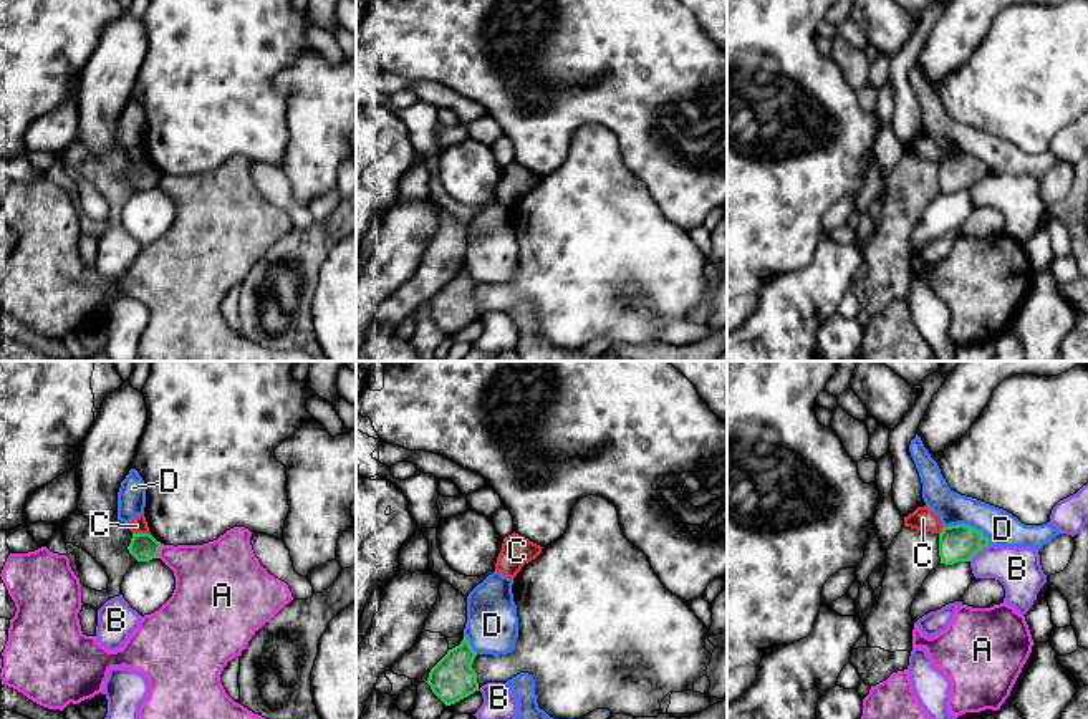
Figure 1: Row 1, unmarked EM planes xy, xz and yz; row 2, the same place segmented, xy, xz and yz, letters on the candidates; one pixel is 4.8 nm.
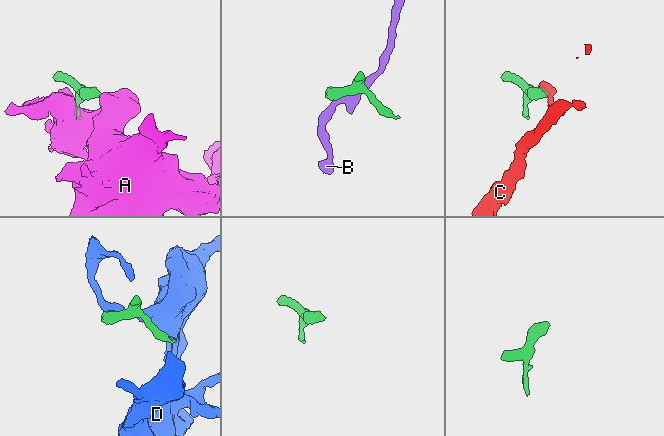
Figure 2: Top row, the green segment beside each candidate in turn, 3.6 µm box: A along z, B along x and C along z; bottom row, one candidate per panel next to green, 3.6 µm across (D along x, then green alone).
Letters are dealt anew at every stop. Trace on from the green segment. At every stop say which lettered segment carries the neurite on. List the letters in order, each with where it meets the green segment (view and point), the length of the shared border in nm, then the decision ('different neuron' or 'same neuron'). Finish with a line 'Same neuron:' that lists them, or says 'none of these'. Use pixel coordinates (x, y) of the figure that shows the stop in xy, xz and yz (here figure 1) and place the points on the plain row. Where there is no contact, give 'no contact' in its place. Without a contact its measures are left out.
A: meets green in xy at (158, 179); contact 80 nm long; different neuron
B: meets green in yz at (977, 181); contact 140 nm long; different neuron
C: meets green in xy at (141, 163); contact 90 nm long; different neuron
D: meets green in yz at (969, 154); contact 240 nm long; different neuron
Same neuron: none of these

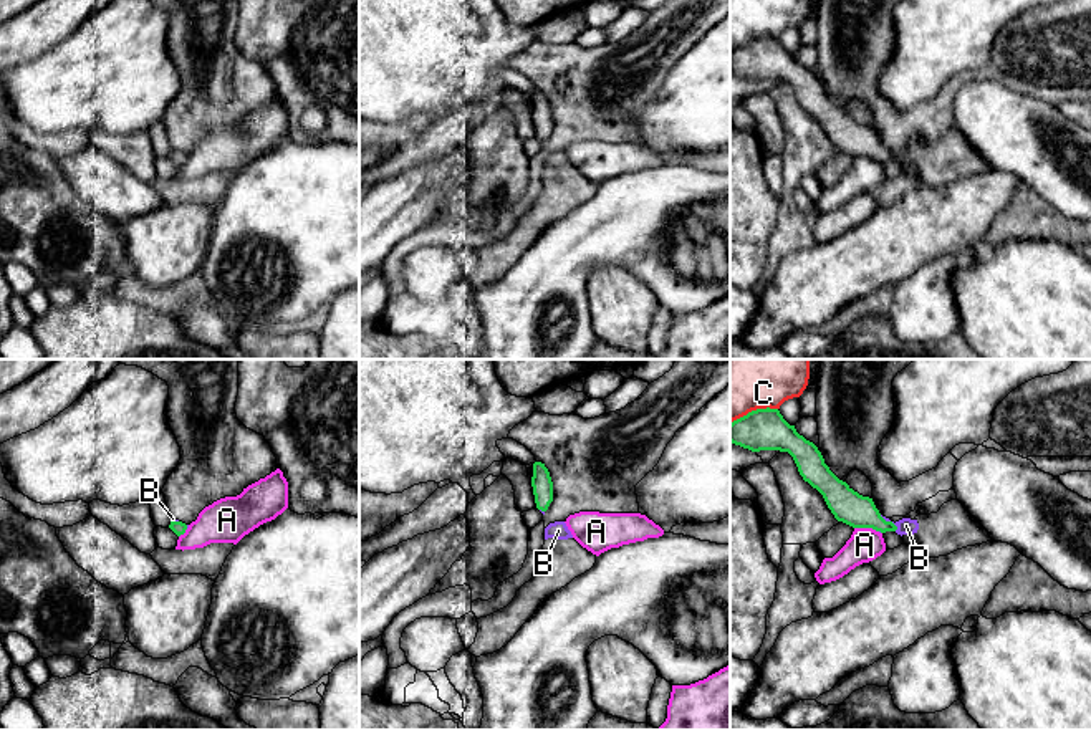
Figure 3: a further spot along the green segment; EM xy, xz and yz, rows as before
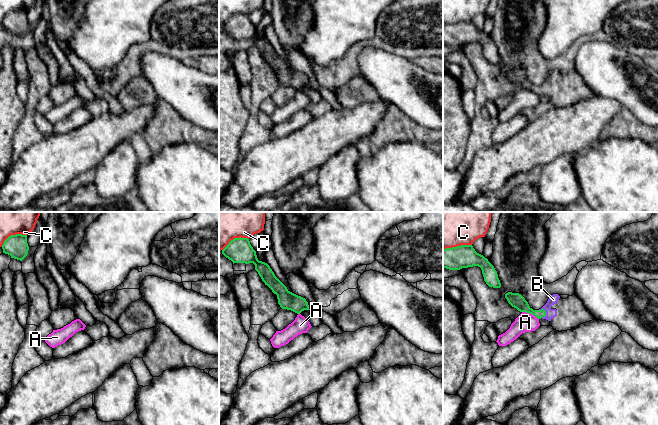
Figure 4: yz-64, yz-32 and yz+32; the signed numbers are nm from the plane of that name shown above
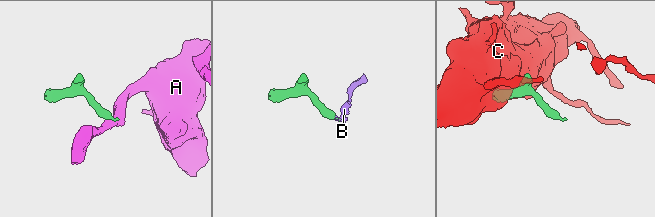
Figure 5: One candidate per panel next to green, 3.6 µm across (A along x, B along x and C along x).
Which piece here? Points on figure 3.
A: meets green in yz at (866, 156); contact 120 nm long; different neuron
B: meets green in yz at (889, 151); contact 120 nm long; same neuron
C: meets green in yz at (754, 40); contact 240 nm long; different neuron
Same neuron: B

